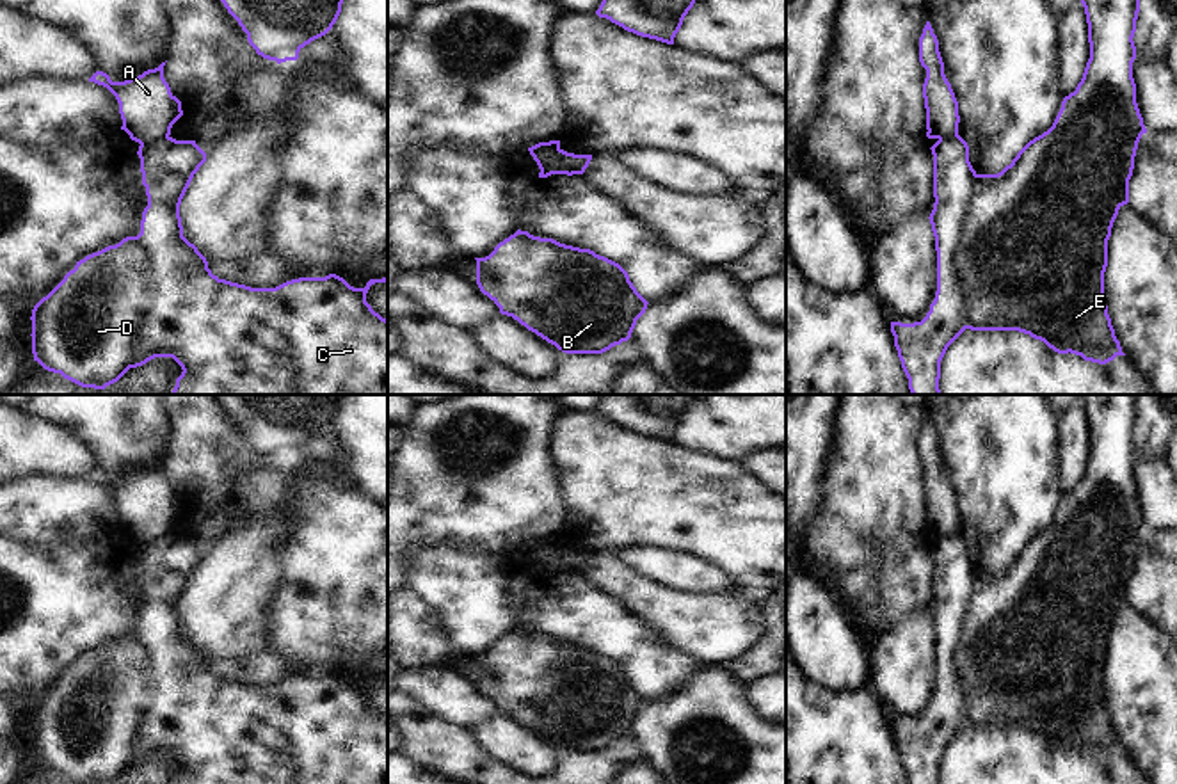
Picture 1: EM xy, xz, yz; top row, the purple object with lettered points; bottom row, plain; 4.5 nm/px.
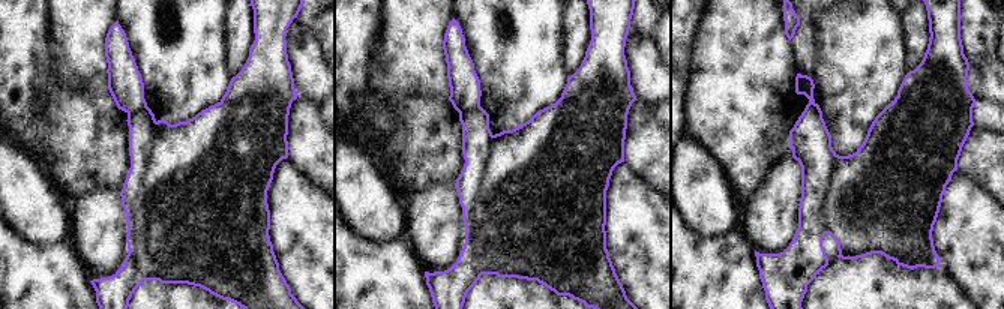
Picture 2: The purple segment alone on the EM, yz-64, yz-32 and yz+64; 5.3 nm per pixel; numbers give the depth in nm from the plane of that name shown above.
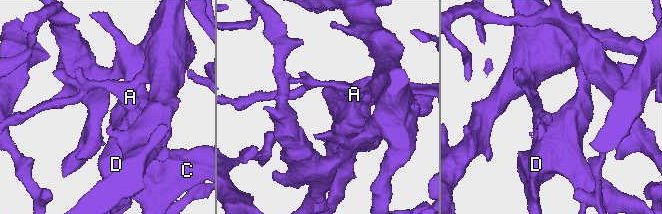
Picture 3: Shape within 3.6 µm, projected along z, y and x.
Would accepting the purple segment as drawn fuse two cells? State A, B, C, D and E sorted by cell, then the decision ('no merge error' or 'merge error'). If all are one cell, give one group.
A B D E / C | merge error

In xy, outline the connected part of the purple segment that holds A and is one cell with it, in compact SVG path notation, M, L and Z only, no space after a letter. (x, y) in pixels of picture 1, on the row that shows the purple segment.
M165 62L124 82L112 82L103 71L89 78L116 96L123 119L121 130L139 144L169 137L172 124L183 116L181 101L164 78L164 66Z

